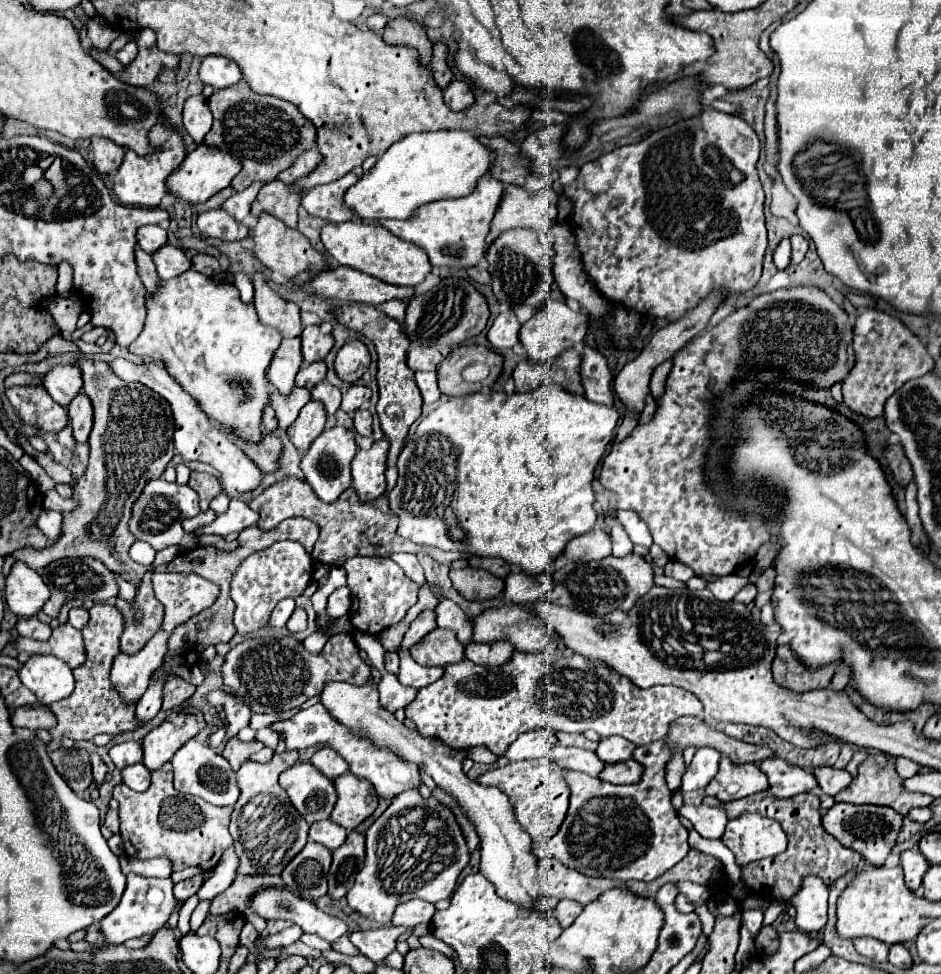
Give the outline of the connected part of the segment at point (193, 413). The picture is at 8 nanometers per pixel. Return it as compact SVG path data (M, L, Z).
M124 357L112 359L110 367L120 379L138 381L138 383L154 389L156 393L160 393L170 403L174 423L176 423L174 445L184 461L204 461L204 463L210 463L212 467L216 467L222 473L222 485L228 495L240 495L244 491L252 491L260 483L262 471L232 441L228 441L226 435L222 435L222 431L214 423L210 423L210 417L206 413L202 413L198 403L194 403L194 397L190 397L186 391L182 391L182 387L178 387L178 381L170 379L170 375L162 367L158 367L156 363L132 363Z

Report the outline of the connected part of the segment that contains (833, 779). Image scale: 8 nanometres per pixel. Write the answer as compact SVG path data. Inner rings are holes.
M818 767L818 769L814 769L814 775L818 779L820 789L832 797L838 791L842 791L844 787L848 787L850 779L852 779L852 775L846 769L836 769L836 767Z

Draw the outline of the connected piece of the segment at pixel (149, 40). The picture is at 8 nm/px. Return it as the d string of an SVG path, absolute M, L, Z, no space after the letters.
M142 29L138 33L138 47L140 47L140 53L136 57L136 61L130 65L132 73L136 75L133 80L129 80L129 65L123 72L115 74L118 79L125 83L133 83L134 86L139 86L139 80L142 85L146 83L152 83L156 79L156 75L160 73L162 67L178 67L178 61L180 57L176 55L170 55L170 53L162 53L158 47L156 47L156 35L152 29Z

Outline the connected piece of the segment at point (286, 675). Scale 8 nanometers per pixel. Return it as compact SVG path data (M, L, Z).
M338 633L328 639L318 655L308 653L294 637L252 637L230 649L222 667L224 683L242 697L254 713L278 713L300 707L310 697L320 695L328 681L348 681L364 685L370 667L360 659L352 635Z

